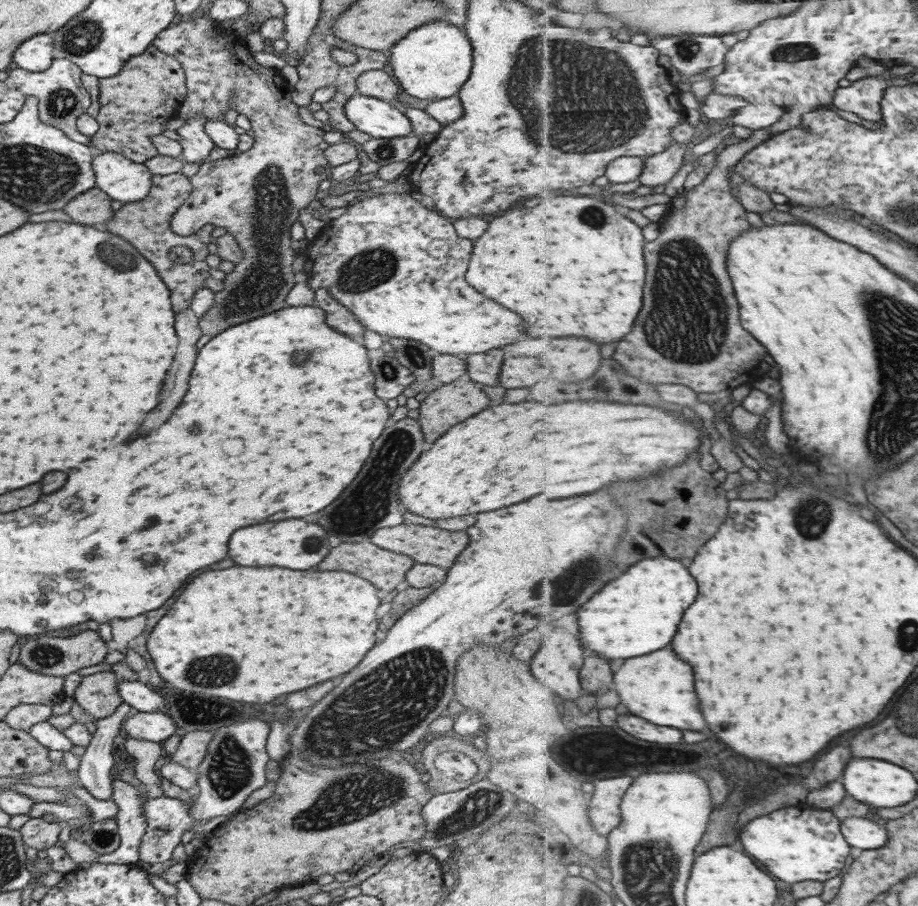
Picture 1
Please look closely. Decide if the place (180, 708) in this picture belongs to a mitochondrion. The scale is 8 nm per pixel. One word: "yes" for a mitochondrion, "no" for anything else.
yes

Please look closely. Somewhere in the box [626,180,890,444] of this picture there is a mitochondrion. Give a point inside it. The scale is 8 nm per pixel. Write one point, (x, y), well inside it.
(675, 314)

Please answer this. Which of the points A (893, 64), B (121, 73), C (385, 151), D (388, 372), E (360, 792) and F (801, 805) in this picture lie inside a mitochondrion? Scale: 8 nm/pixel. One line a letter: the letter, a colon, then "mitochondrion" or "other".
A: other
B: other
C: mitochondrion
D: mitochondrion
E: mitochondrion
F: other

